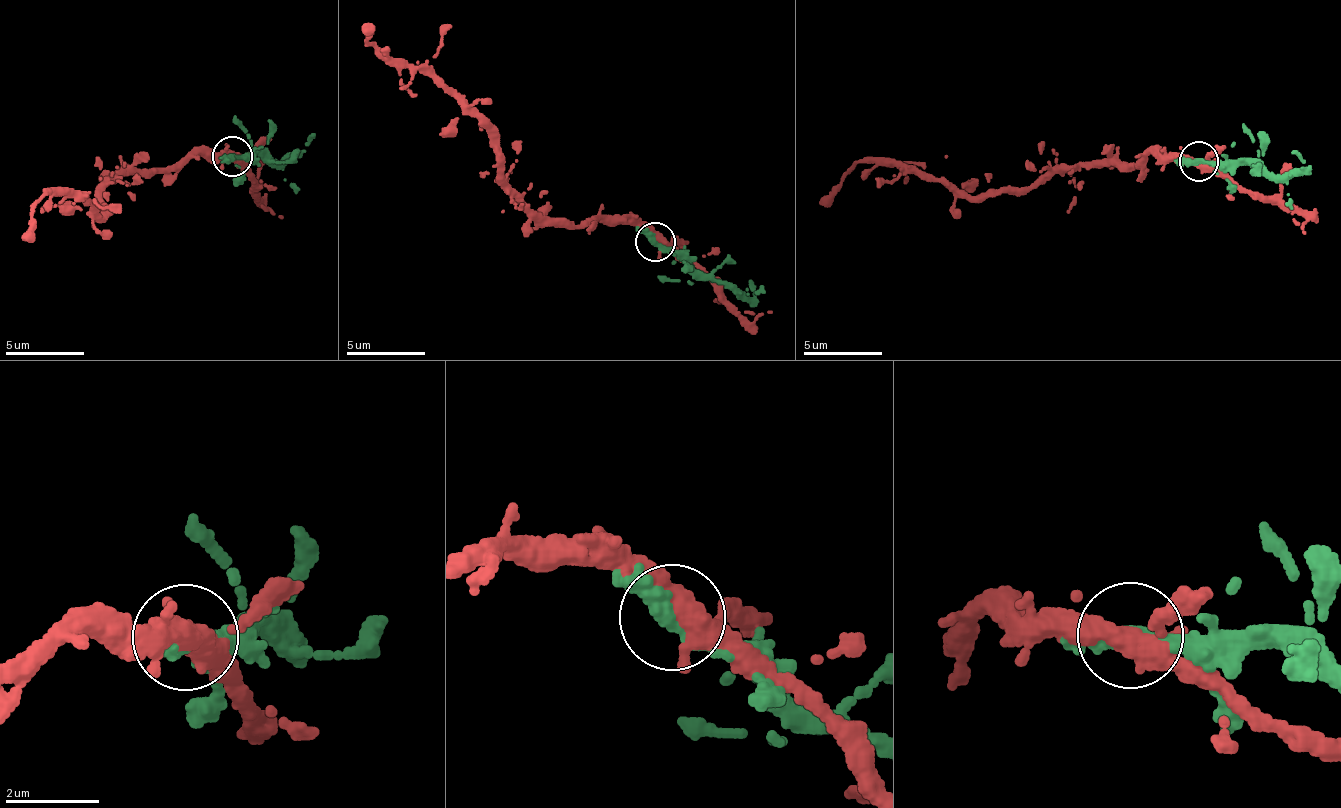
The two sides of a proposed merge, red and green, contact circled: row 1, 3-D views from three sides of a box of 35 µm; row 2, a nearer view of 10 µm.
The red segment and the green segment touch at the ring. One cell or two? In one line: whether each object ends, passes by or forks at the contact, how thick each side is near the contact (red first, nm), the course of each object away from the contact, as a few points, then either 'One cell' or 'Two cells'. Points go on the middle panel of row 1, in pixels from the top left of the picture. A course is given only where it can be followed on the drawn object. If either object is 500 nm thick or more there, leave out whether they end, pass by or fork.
At the ring red forks. At the ring green forks. Thickness 360 nm (red) against 320 nm. Course of red: (656, 240), (642, 225), (612, 218), (541, 226), (507, 184), (484, 121), (425, 73), (392, 66), (364, 23). Course of green: (656, 240), (697, 270), (751, 296), (749, 279). Two cells

